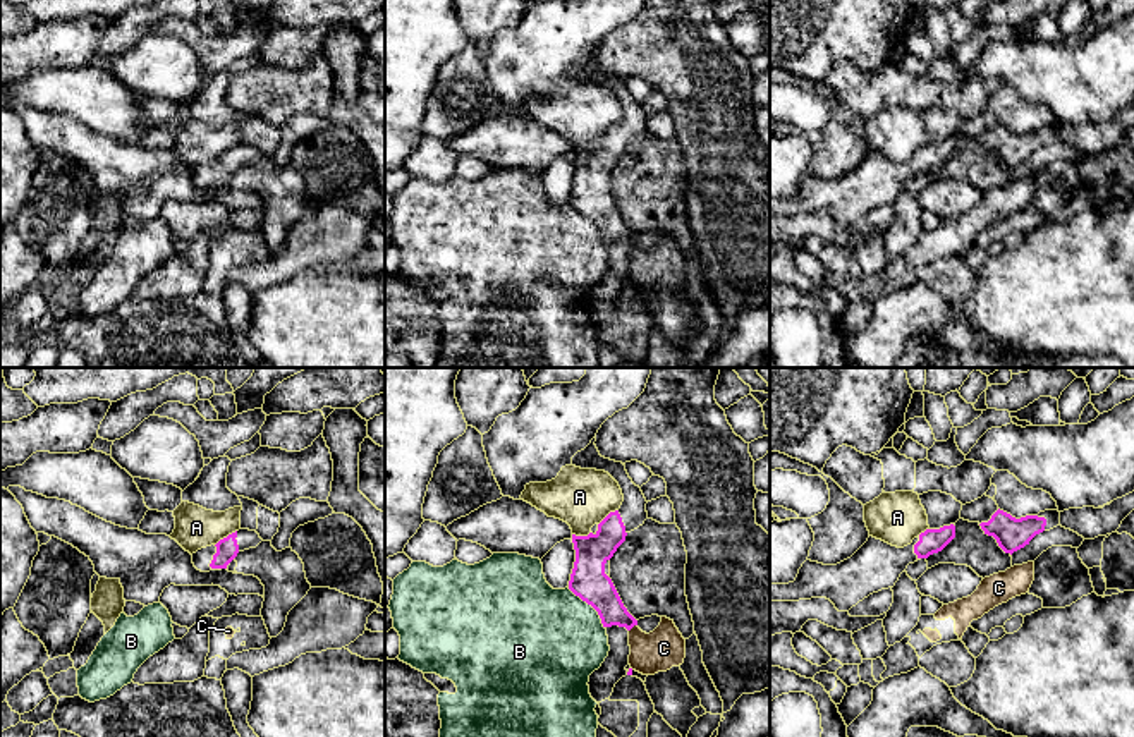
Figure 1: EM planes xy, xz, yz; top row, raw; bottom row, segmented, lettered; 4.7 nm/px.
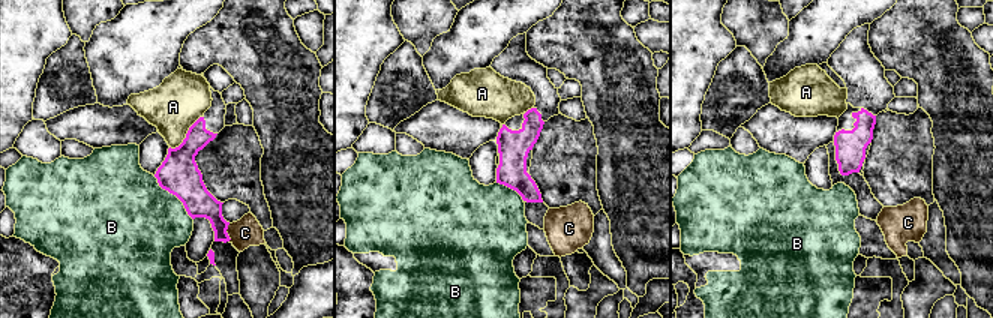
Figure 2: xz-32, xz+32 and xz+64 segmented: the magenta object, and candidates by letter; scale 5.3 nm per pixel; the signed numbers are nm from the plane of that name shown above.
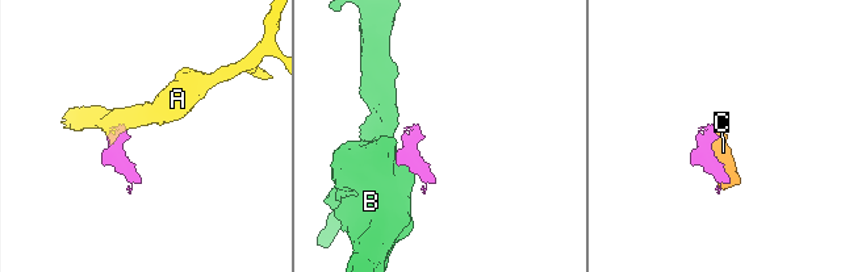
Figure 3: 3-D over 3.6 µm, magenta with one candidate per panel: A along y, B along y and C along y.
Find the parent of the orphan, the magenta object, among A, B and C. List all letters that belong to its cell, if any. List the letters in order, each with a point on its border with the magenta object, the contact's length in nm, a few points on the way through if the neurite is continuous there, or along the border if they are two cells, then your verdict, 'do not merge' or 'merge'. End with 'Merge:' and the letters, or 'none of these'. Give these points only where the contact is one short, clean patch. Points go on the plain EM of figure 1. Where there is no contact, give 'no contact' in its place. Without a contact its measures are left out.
A: contact xy (227, 152); length 130 nm; border xy (236, 145), (215, 160); do not merge
B: contact xz (590, 219); length 260 nm; border xz (567, 203), (597, 227), (603, 243); do not merge
C: contact xz (633, 241); length 50 nm; border xz (636, 239), (629, 246); do not merge
Merge: none of these

